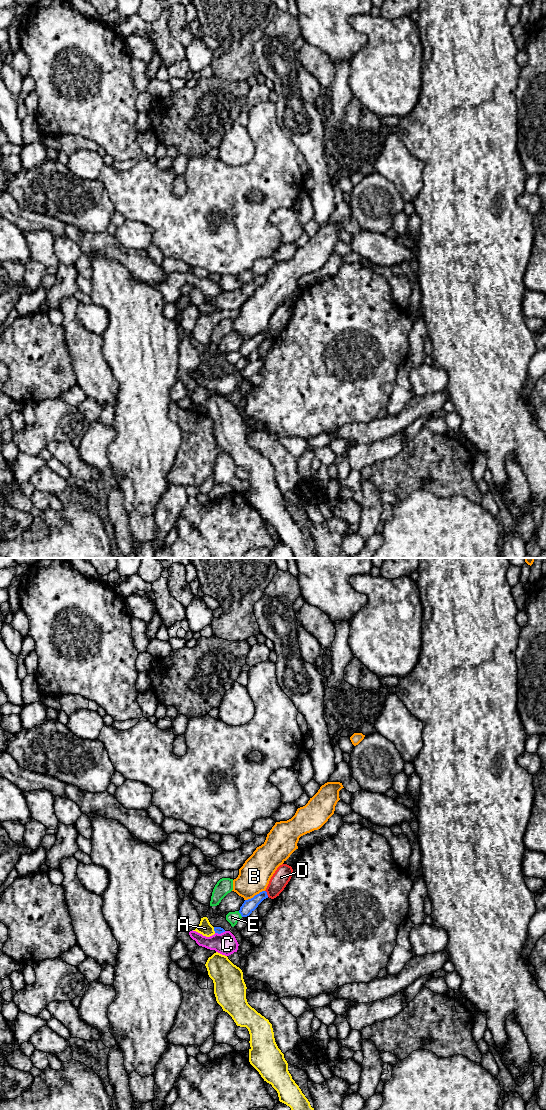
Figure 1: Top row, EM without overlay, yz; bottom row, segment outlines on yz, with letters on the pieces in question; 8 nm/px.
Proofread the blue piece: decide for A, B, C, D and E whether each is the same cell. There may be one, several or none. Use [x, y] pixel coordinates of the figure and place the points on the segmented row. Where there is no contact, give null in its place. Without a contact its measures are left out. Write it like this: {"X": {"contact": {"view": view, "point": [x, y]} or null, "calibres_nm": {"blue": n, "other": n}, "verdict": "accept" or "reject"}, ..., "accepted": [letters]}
{"A": {"contact": {"view": "yz", "point": [214, 930]}, "calibres_nm": {"blue": 60, "other": 110}, "verdict": "reject"}, "B": {"contact": {"view": "yz", "point": [255, 895]}, "calibres_nm": {"blue": 100, "other": 260}, "verdict": "reject"}, "C": {"contact": {"view": "yz", "point": [220, 933]}, "calibres_nm": {"blue": 60, "other": 180}, "verdict": "reject"}, "D": {"contact": {"view": "yz", "point": [266, 893]}, "calibres_nm": {"blue": 100, "other": 140}, "verdict": "accept"}, "E": {"contact": {"view": "yz", "point": [240, 913]}, "calibres_nm": {"blue": 100, "other": 100}, "verdict": "reject"}, "accepted": ["D"]}

